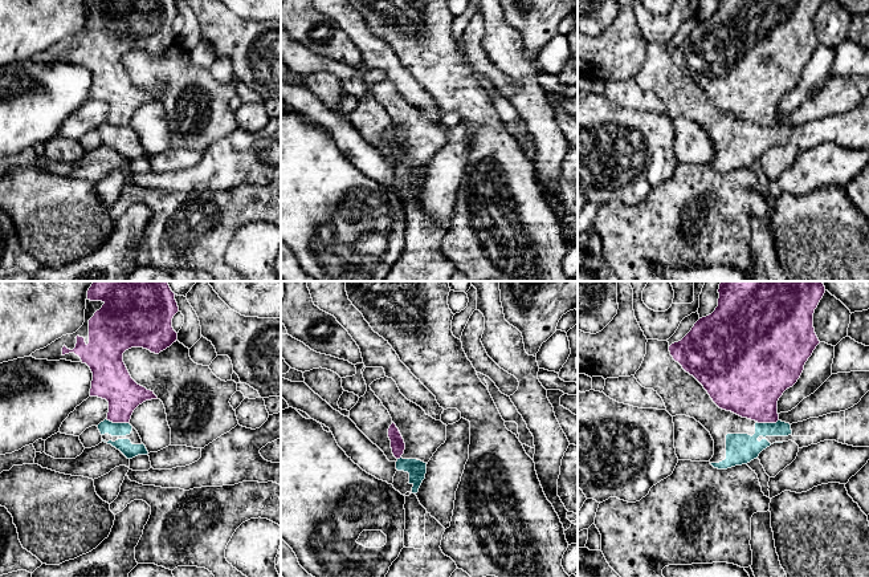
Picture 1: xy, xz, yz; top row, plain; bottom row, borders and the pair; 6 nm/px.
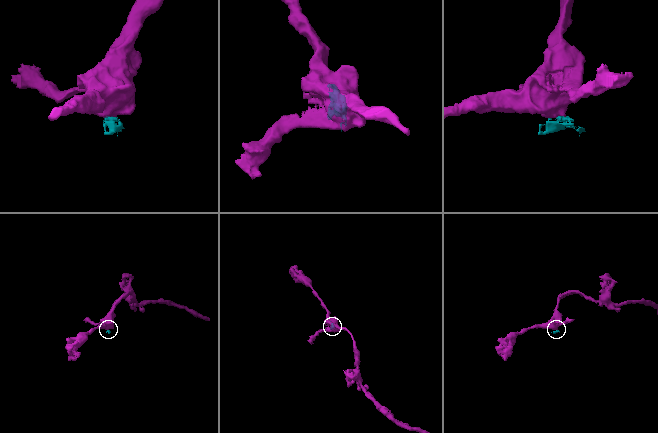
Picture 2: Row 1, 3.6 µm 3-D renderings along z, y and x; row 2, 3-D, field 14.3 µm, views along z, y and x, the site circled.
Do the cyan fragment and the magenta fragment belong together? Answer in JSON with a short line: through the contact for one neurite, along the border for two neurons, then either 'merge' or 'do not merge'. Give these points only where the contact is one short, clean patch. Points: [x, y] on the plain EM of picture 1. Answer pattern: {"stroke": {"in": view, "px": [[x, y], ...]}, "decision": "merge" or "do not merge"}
{"stroke": {"in": "xy", "px": [[106, 122], [129, 126]]}, "decision": "do not merge"}

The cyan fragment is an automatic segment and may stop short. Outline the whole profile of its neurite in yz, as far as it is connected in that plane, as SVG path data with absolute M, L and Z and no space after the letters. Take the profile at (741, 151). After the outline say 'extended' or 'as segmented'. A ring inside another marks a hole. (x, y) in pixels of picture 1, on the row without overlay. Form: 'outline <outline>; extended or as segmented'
outline M648 42L646 57L635 81L645 92L653 92L664 103L666 114L672 118L686 118L699 125L714 143L714 158L709 163L714 171L727 172L747 167L774 146L792 143L799 151L817 147L824 143L836 143L853 150L869 150L869 94L853 110L831 115L819 121L809 121L797 126L758 126L742 121L731 114L719 111L703 89L673 62L668 44Z; extended

